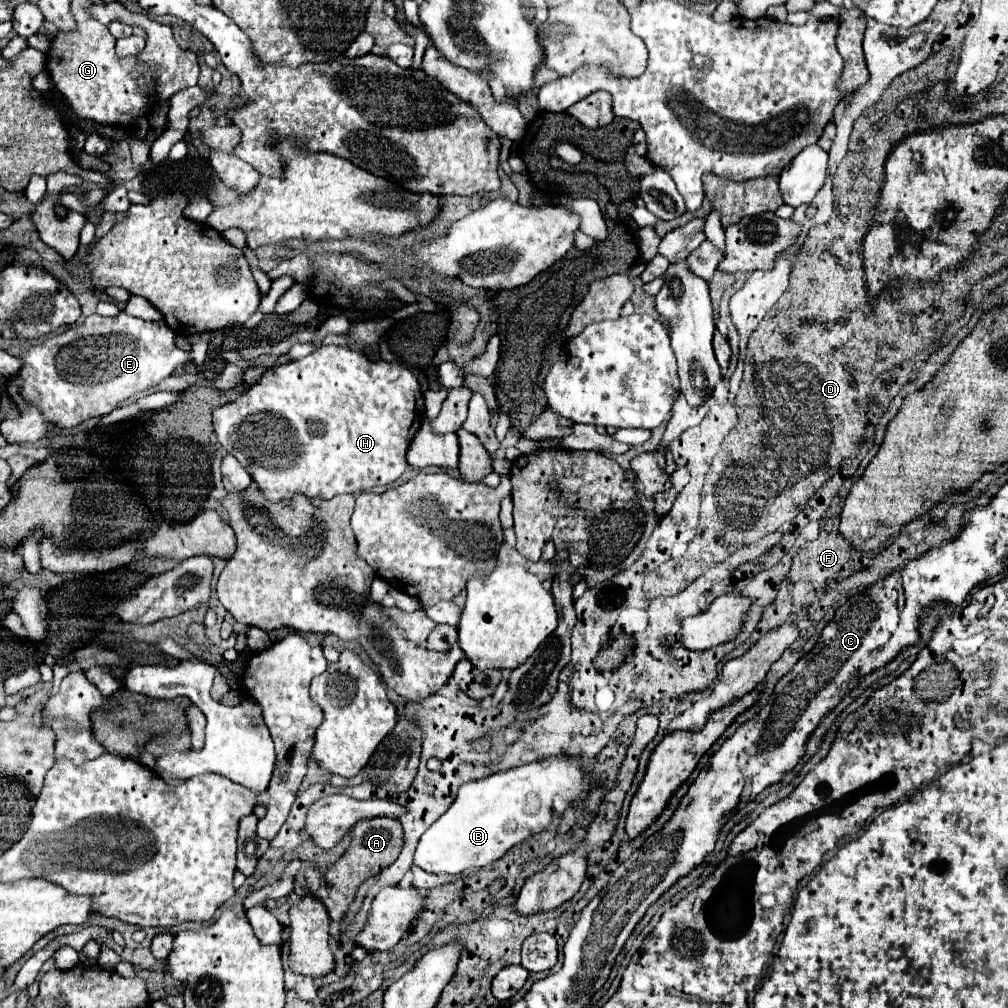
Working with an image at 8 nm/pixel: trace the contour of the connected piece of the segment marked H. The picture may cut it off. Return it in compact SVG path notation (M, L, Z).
M322 346L314 354L302 358L302 360L292 360L290 364L268 368L266 374L262 376L262 380L258 384L250 386L250 390L244 392L242 396L238 396L236 402L224 404L224 406L214 410L214 432L218 436L220 446L228 454L232 454L248 470L252 480L258 484L260 492L264 492L264 496L270 498L272 502L290 502L298 494L302 494L306 498L330 500L338 494L366 492L374 486L392 484L394 480L398 480L402 476L402 472L408 466L406 450L408 450L408 444L412 442L414 434L422 426L422 422L424 422L424 398L422 398L422 392L420 392L418 378L408 368L404 368L400 364L390 364L390 362L384 362L384 360L372 362L366 356L362 356L360 352L346 348L346 346Z

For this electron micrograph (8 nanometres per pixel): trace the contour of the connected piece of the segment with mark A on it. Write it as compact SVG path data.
M392 818L362 820L354 828L354 836L350 840L348 850L336 864L332 864L326 872L320 872L316 866L306 870L308 888L326 906L330 918L334 922L342 922L360 884L372 876L376 876L384 868L388 868L398 858L400 850L402 850L402 824L398 820L392 820Z

